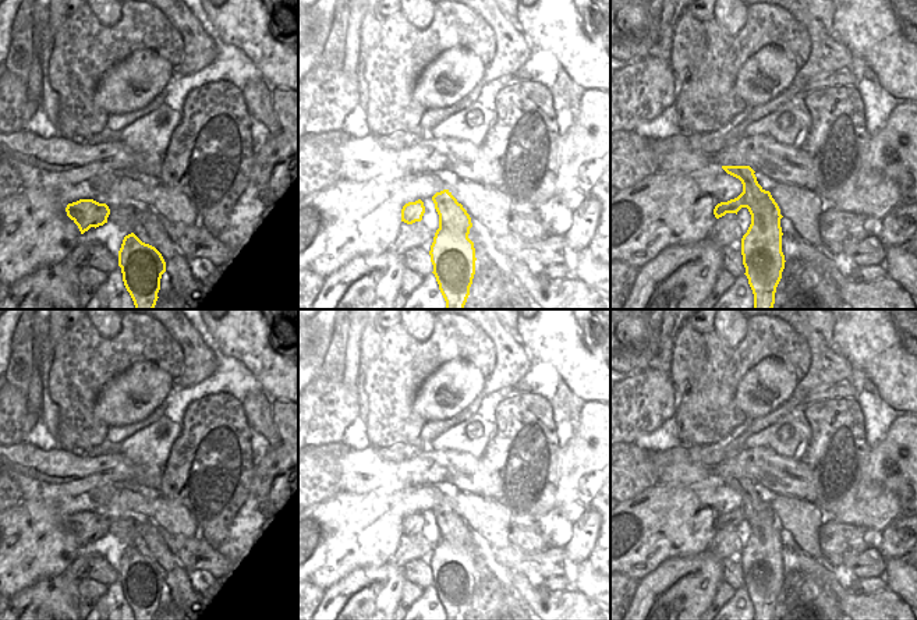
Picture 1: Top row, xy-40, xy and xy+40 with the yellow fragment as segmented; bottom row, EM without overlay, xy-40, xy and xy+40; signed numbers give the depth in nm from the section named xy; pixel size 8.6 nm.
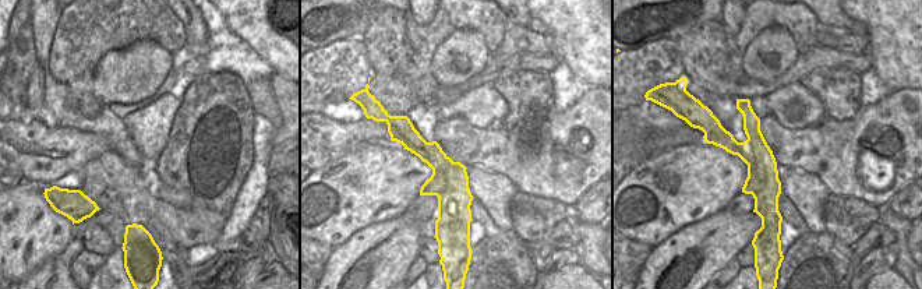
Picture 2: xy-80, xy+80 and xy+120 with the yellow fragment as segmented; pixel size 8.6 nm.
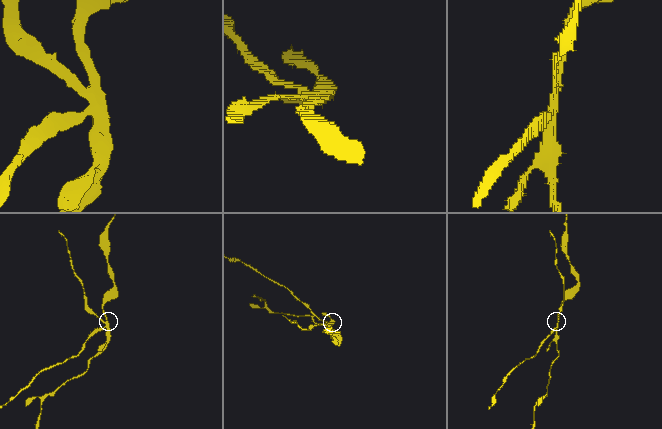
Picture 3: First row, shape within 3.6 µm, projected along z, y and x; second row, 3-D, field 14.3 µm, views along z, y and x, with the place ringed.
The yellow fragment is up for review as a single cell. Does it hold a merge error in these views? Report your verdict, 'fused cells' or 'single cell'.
fused cells

